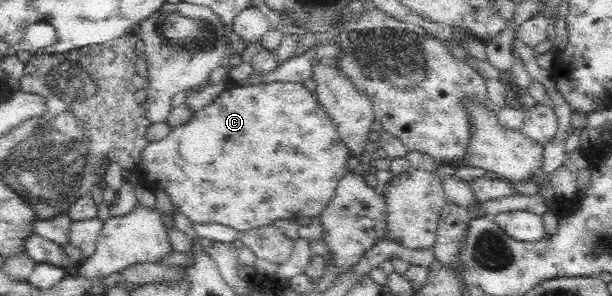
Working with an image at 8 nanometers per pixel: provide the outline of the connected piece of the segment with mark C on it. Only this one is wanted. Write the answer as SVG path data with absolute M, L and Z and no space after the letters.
M260 82L249 85L238 84L232 88L226 88L212 103L199 111L193 112L184 124L171 130L163 139L157 142L149 142L141 153L141 163L136 166L141 185L152 188L154 192L156 192L156 189L166 191L172 205L188 216L192 223L217 223L228 226L238 233L273 225L277 220L297 220L303 216L309 216L311 219L319 218L332 201L332 197L335 196L340 179L348 172L348 159L352 156L344 141L339 137L339 132L332 117L319 104L317 97L303 83L293 82Z

